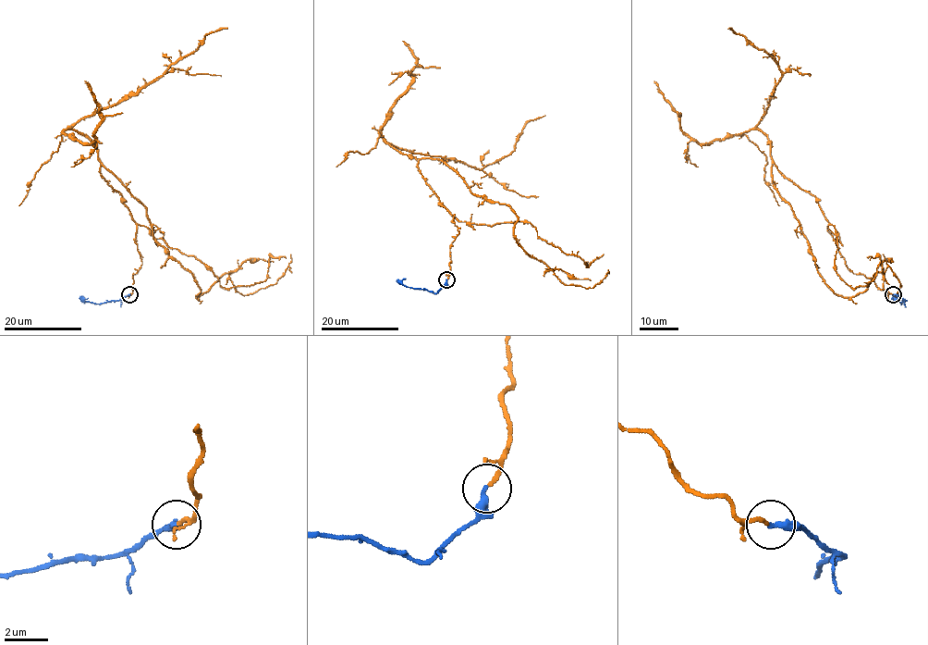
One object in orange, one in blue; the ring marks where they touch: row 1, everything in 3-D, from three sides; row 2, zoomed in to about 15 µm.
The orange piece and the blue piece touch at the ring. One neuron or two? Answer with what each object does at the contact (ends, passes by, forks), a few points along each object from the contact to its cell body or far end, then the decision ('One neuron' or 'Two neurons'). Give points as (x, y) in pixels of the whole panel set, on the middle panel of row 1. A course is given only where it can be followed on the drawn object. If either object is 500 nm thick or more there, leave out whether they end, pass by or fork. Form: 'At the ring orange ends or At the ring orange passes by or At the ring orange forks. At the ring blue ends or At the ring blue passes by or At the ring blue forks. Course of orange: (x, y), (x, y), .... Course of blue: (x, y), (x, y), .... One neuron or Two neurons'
At the ring orange ends. At the ring blue ends. Course of orange: (446, 279), (459, 232), (421, 158), (507, 204), (516, 242), (567, 285), (592, 288), (608, 269). Course of blue: (446, 280), (436, 292), (404, 286), (396, 280). One neuron

